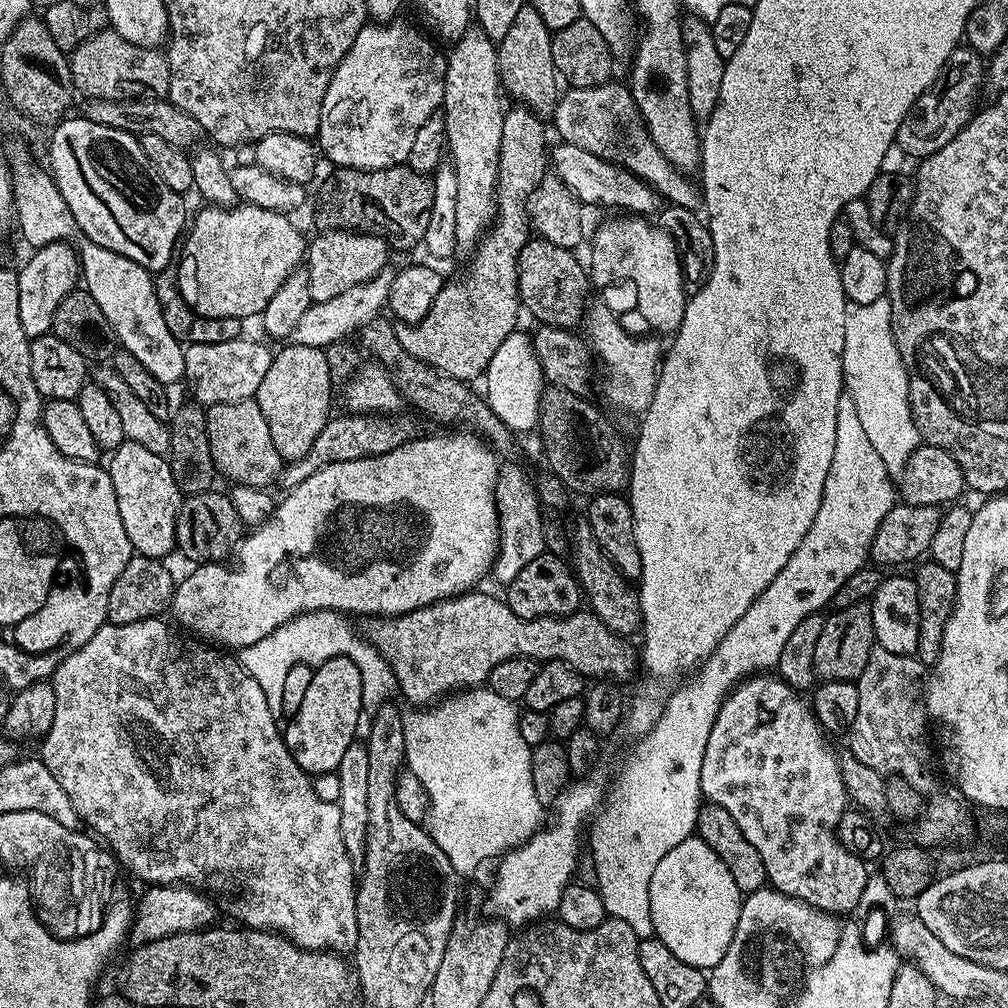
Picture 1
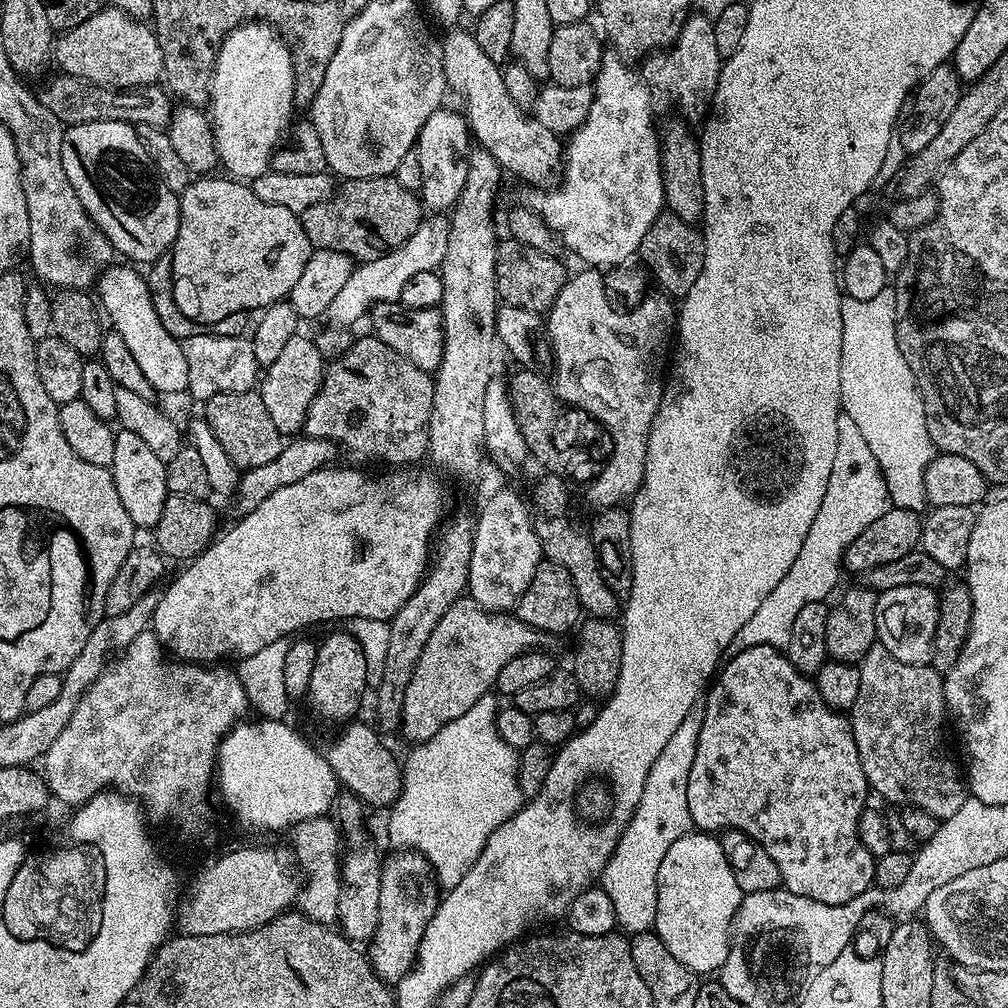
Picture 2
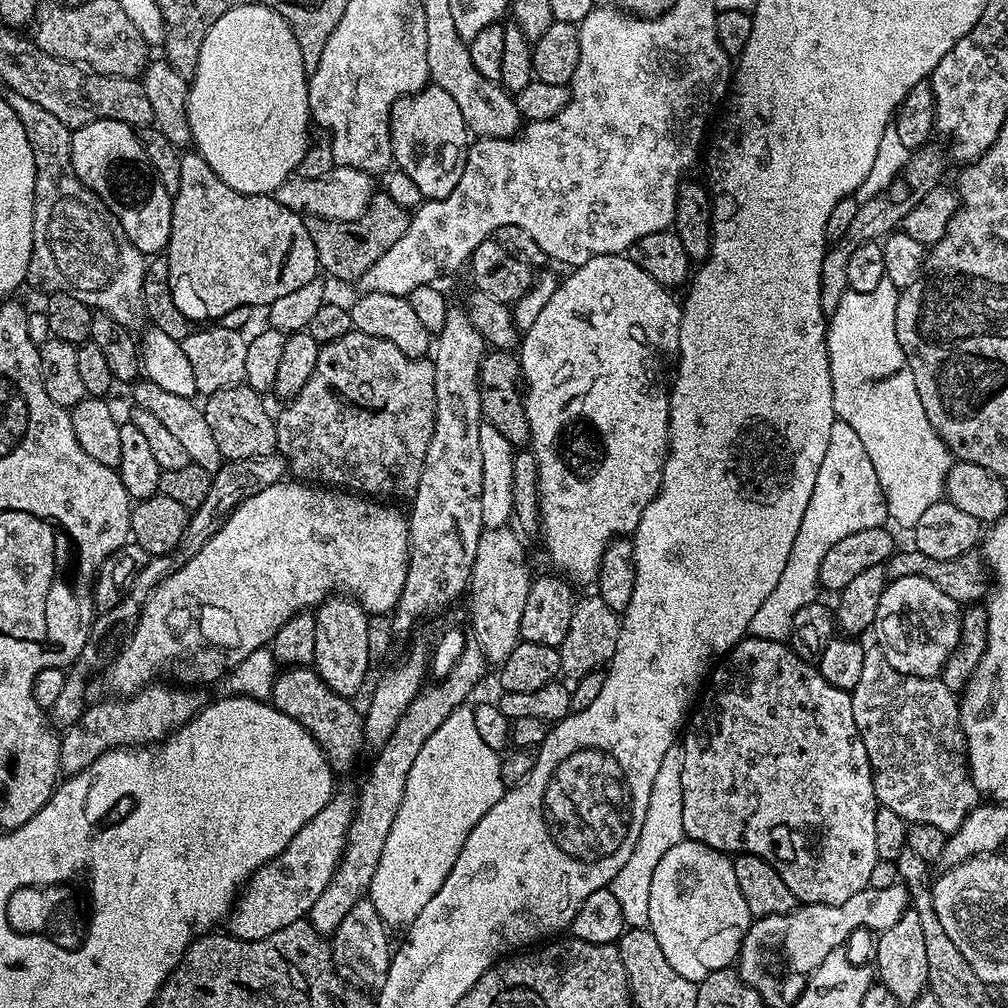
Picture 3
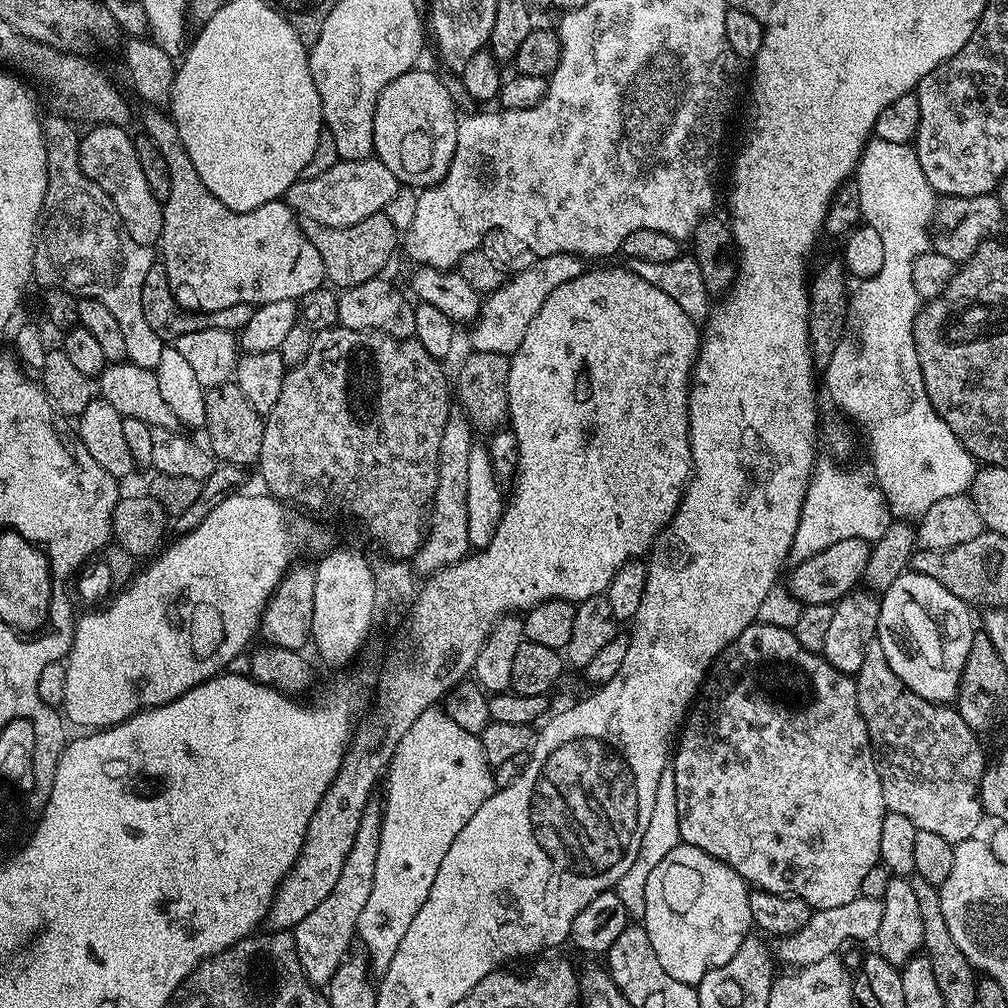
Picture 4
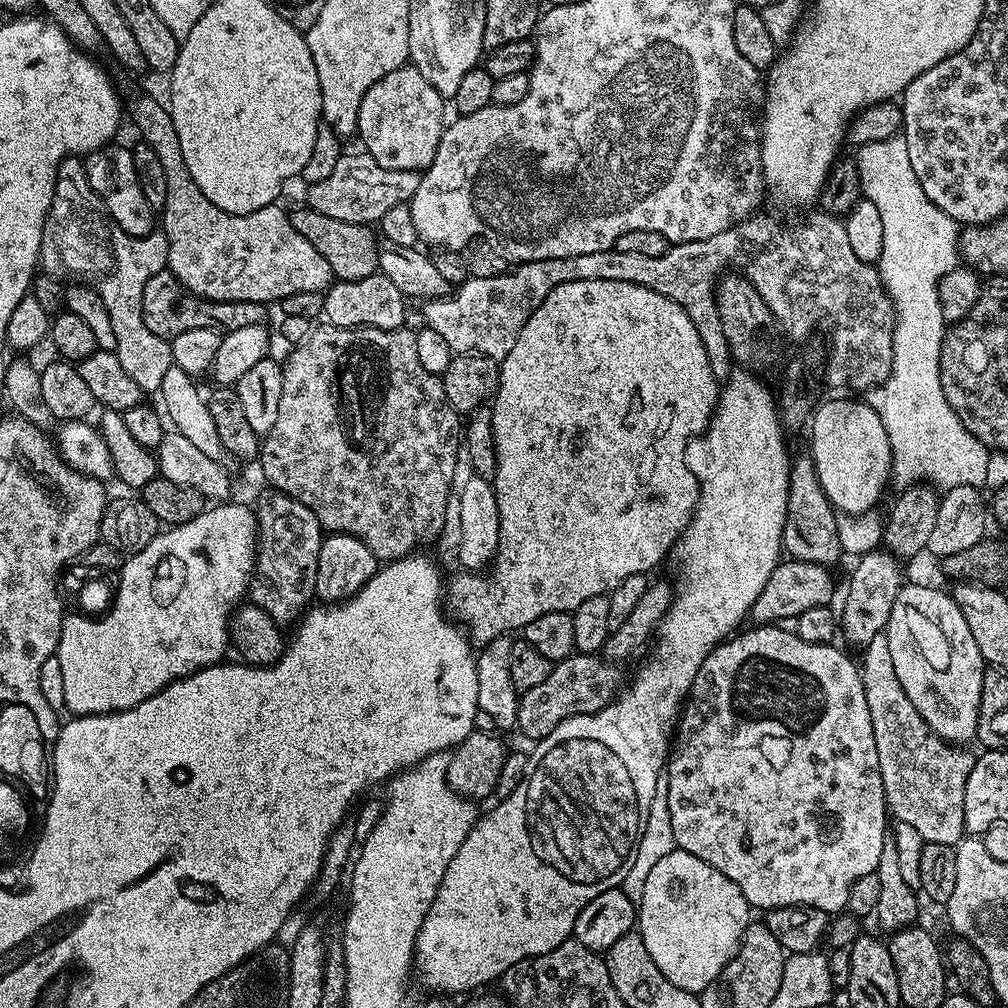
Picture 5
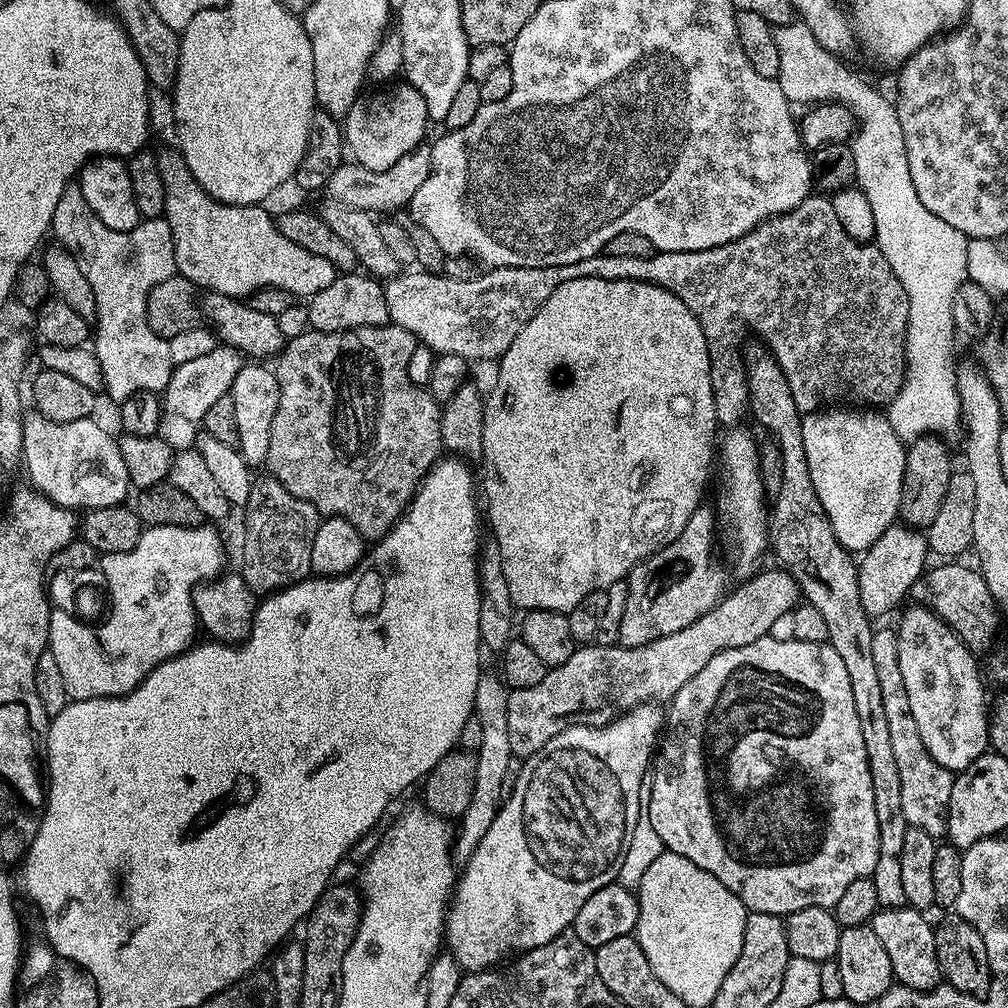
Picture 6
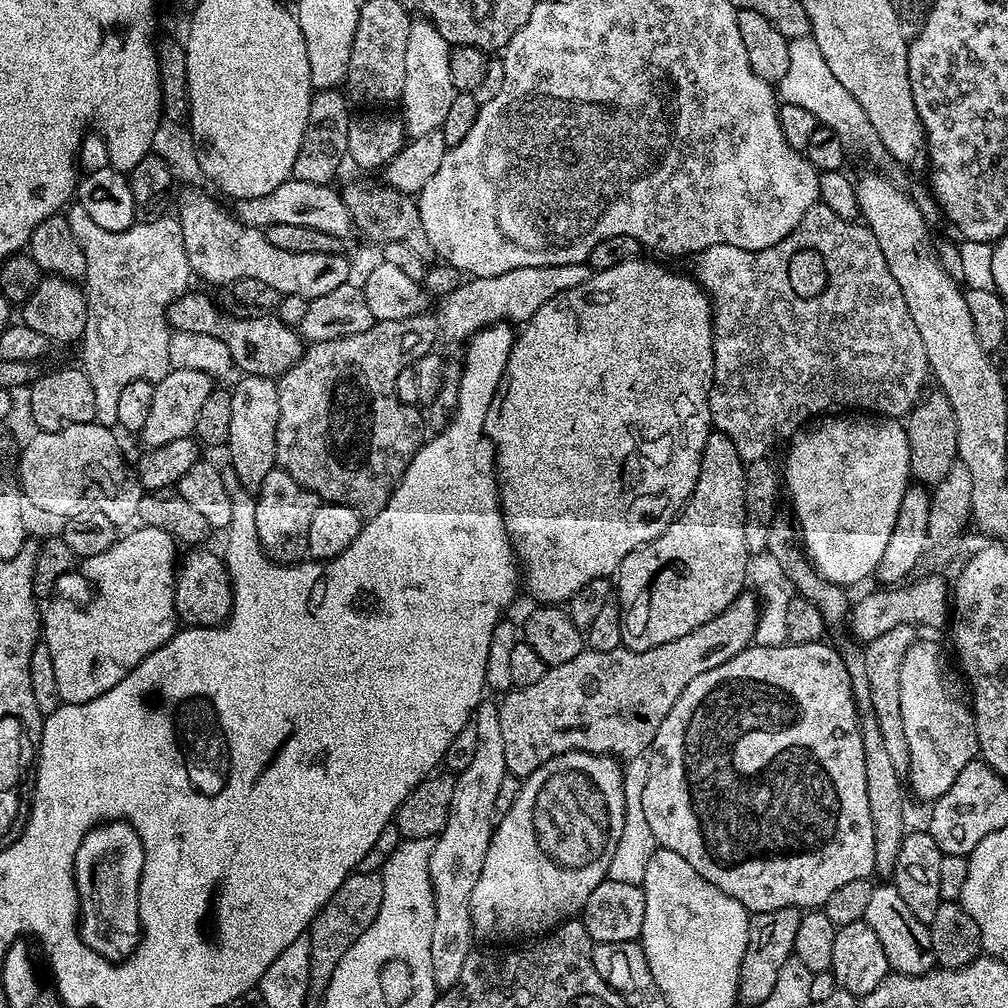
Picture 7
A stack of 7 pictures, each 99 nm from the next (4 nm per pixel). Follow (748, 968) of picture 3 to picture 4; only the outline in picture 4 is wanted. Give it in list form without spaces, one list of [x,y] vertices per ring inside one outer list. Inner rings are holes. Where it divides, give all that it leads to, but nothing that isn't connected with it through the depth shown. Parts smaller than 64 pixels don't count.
[[[858,895],[854,902],[846,902],[846,906],[834,906],[833,908],[822,908],[813,911],[810,922],[802,926],[789,936],[781,936],[775,941],[774,956],[784,966],[801,968],[810,966],[814,962],[822,962],[822,958],[830,958],[837,955],[847,940],[868,940],[871,941],[878,934],[878,925],[882,922],[882,906],[880,901],[874,898],[866,898]]]

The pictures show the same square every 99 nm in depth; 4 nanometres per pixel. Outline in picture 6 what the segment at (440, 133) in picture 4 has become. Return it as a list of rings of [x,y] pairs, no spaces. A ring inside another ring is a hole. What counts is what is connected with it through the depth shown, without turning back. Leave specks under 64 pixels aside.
[[[407,82],[373,96],[361,95],[342,117],[344,142],[351,159],[362,167],[374,171],[390,170],[400,158],[410,154],[425,143],[430,121],[422,94]]]

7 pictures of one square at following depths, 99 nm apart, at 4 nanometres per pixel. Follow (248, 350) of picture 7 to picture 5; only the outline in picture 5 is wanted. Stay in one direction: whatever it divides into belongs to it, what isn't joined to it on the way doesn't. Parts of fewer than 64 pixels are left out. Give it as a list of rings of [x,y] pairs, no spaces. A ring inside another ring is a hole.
[[[167,270],[154,274],[150,282],[146,282],[146,290],[142,290],[142,318],[150,329],[150,334],[169,342],[178,334],[186,334],[186,330],[202,330],[214,328],[225,333],[242,330],[242,326],[264,324],[265,305],[258,302],[222,302],[207,300],[194,295],[178,282],[173,272]]]

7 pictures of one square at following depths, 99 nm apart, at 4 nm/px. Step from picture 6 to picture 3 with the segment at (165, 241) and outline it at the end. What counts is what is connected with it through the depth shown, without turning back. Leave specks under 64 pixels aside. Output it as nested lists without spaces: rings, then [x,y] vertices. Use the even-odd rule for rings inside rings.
[[[15,94],[7,97],[8,105],[18,114],[18,122],[22,122],[22,130],[26,130],[26,138],[30,138],[30,150],[34,150],[34,226],[32,227],[32,253],[28,267],[29,285],[41,288],[44,294],[53,292],[69,292],[78,302],[95,306],[99,311],[110,314],[114,322],[129,330],[143,329],[146,316],[142,308],[144,295],[145,253],[130,242],[130,238],[122,230],[118,218],[74,174],[72,165],[72,132],[54,114],[49,114],[38,106],[38,102],[30,102],[30,98],[22,98]]]

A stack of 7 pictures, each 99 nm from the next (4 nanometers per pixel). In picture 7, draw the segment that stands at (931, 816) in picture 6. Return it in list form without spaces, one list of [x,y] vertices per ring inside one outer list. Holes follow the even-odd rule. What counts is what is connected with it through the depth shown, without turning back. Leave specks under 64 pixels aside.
[[[913,625],[894,626],[894,630],[886,630],[879,638],[874,638],[863,649],[866,658],[866,674],[870,678],[870,690],[874,702],[874,714],[878,718],[878,726],[882,726],[882,742],[886,742],[886,750],[894,766],[902,774],[908,770],[908,743],[906,730],[902,730],[902,702],[900,701],[900,671],[902,658],[906,658],[906,650],[918,639],[918,632]]]

